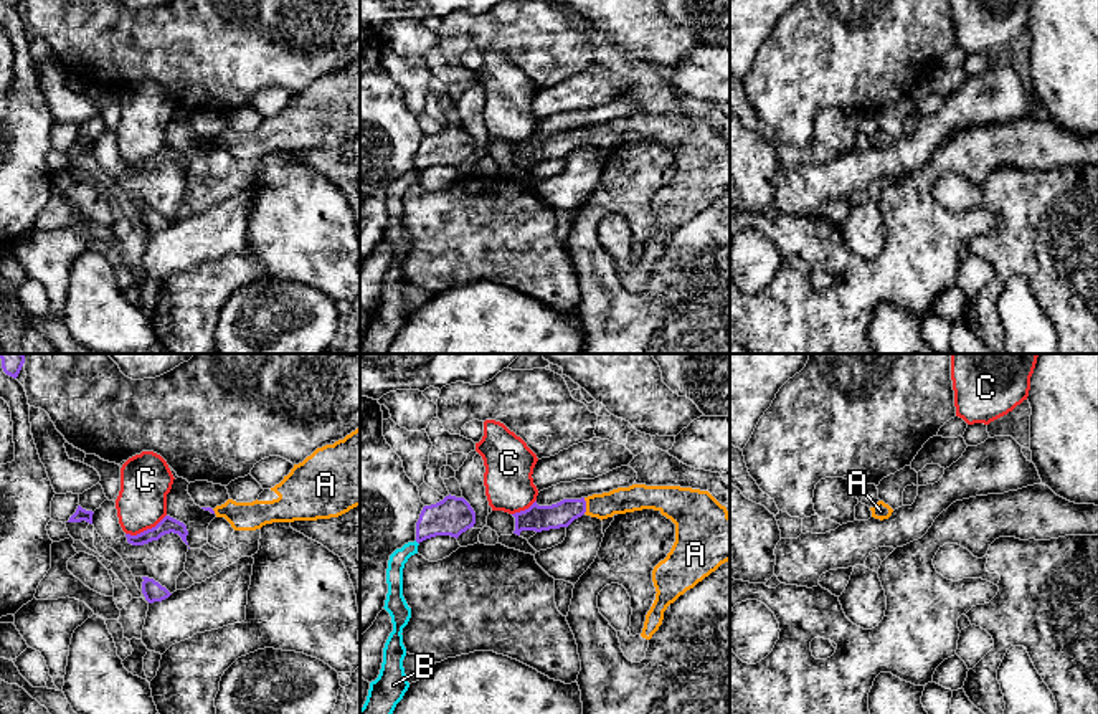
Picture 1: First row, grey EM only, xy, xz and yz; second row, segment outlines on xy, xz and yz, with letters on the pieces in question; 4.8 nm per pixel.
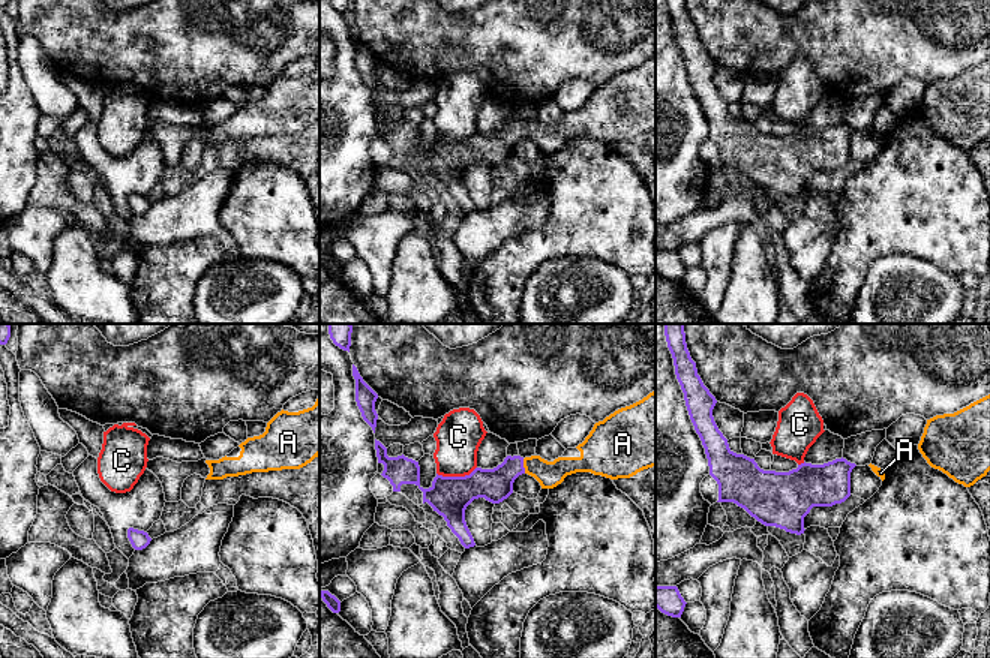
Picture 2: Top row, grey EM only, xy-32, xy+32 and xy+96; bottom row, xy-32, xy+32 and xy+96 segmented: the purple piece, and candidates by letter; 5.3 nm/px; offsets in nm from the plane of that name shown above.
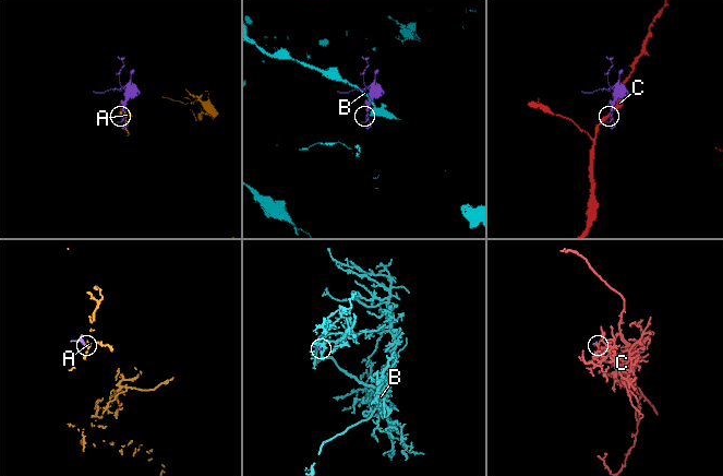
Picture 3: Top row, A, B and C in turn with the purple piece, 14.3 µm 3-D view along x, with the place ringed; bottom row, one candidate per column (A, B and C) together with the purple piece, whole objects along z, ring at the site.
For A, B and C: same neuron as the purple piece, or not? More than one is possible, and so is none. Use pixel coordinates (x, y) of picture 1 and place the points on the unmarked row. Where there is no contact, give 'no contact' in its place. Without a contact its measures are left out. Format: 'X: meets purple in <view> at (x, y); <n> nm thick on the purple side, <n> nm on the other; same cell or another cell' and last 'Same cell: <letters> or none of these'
A: meets purple in xz at (585, 136); 130 nm thick on the purple side, 130 nm on the other; same cell
B: no contact; another cell
C: meets purple in xy at (147, 159); 80 nm thick on the purple side, 260 nm on the other; another cell
Same cell: A

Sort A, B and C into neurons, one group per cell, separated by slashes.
A / B / C

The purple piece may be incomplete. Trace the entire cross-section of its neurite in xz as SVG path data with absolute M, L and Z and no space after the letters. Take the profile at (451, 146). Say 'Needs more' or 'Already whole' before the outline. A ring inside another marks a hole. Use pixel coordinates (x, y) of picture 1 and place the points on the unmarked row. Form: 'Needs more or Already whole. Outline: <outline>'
Already whole. Outline: M446 126L443 131L424 136L416 152L416 172L436 165L459 167L474 157L476 142L464 127Z

